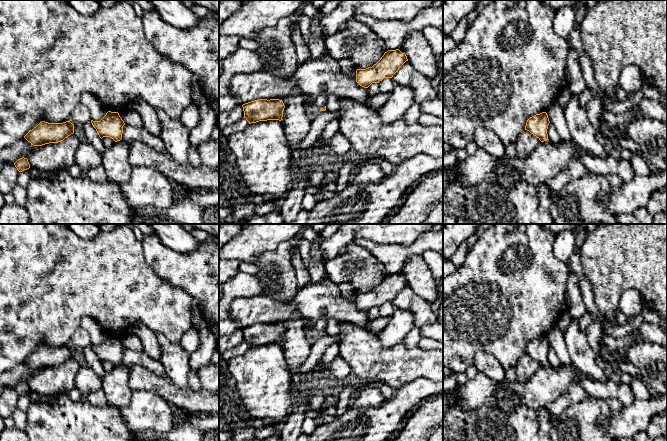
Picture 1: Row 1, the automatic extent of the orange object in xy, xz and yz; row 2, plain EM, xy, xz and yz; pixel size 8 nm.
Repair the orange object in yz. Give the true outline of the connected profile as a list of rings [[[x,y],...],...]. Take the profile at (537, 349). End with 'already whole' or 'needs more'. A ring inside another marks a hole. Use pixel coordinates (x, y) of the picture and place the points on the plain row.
[[[546,336],[530,341],[525,350],[525,354],[536,360],[541,366],[547,365],[547,353],[550,345]]]; already whole

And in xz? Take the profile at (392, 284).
[[[399,273],[388,274],[372,291],[357,293],[356,306],[368,312],[372,307],[379,307],[384,302],[392,302],[406,285],[408,285],[406,278]]]; already whole

